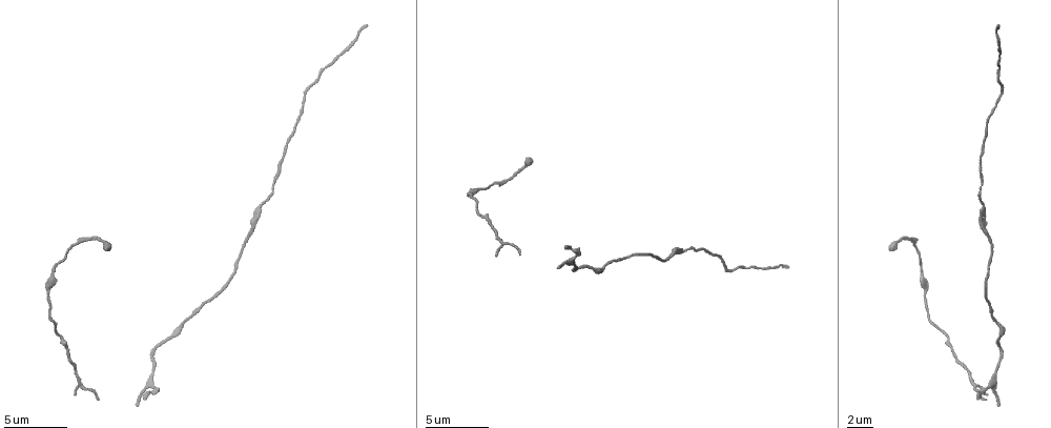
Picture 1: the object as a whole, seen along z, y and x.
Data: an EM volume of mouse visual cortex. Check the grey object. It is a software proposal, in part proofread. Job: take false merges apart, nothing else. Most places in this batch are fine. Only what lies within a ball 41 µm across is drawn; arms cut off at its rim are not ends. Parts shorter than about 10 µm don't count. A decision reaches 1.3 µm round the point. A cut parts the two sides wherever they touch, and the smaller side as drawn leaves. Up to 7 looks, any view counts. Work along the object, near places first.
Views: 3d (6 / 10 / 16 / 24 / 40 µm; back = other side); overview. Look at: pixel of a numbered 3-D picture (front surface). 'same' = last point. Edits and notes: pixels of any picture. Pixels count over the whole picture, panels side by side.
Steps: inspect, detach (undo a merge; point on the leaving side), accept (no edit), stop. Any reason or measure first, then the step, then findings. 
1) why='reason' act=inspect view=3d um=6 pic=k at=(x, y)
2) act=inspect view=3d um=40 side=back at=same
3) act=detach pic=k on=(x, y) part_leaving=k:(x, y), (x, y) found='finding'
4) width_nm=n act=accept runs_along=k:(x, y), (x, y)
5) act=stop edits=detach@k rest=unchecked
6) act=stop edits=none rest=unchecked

why='sudden change in width' act=inspect view=3d um=10 pic=1 at=(469, 194)

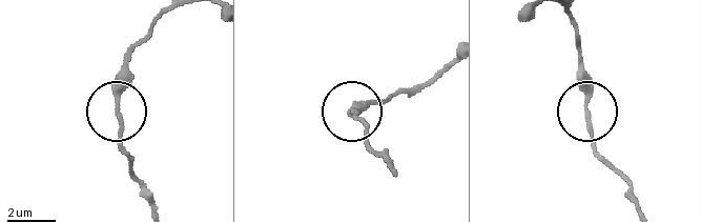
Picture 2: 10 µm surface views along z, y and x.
act=inspect view=3d um=6 pic=2 at=(588, 112)

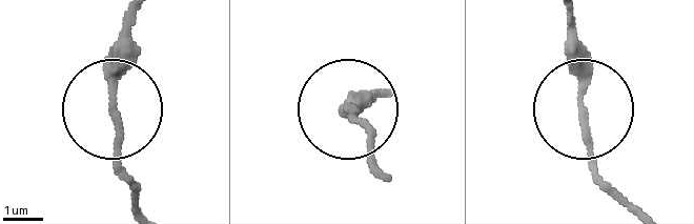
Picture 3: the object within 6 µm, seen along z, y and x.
act=accept found='one cell here'

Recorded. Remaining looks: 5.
why='thick turns thin' act=inspect view=3d um=10 pic=1 at=(260, 209)

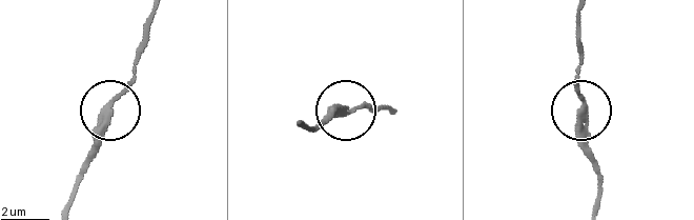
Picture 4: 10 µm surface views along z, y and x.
why='zoom in' act=inspect view=3d um=6 pic=4 at=(585, 110)

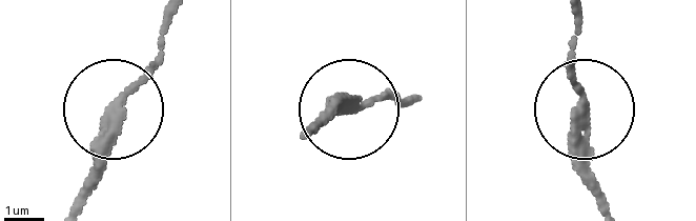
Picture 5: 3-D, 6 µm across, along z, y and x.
act=accept runs_along=5:(602, 201), (586, 161), (575, 23) found='continuous, no second cell'

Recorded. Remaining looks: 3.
why='thick turns thin' act=inspect view=3d um=10 pic=1 at=(653, 253)

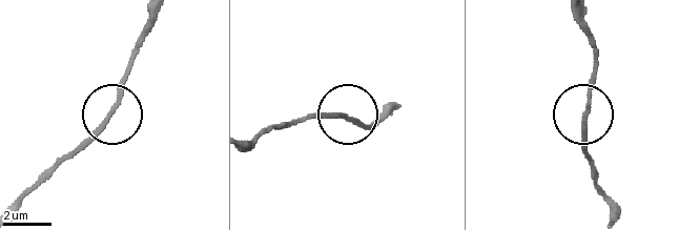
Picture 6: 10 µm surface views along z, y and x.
act=inspect view=3d um=6 pic=6 at=(584, 112)

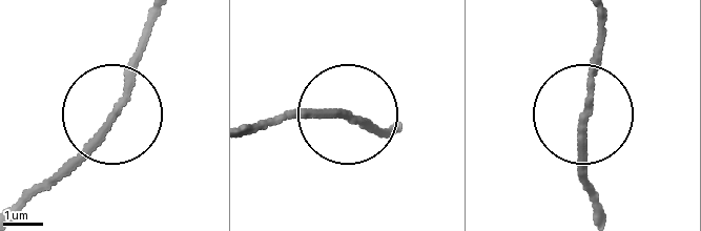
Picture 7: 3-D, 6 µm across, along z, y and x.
act=accept runs_along=7:(17, 212), (124, 91), (147, 15) found='one cell here'

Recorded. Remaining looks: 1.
act=inspect view=3d um=6 pic=1 at=(180, 326)

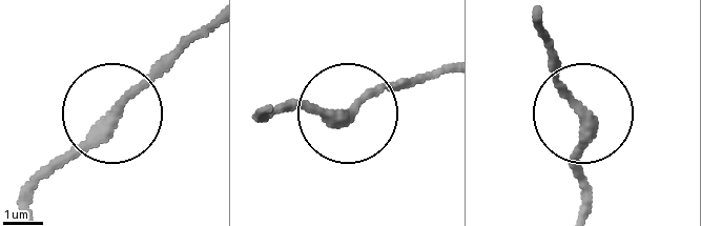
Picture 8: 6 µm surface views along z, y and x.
side_arm_um=31 act=accept found='continuous, no second cell'

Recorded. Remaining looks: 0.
act=stop edits=none rest=unchecked

